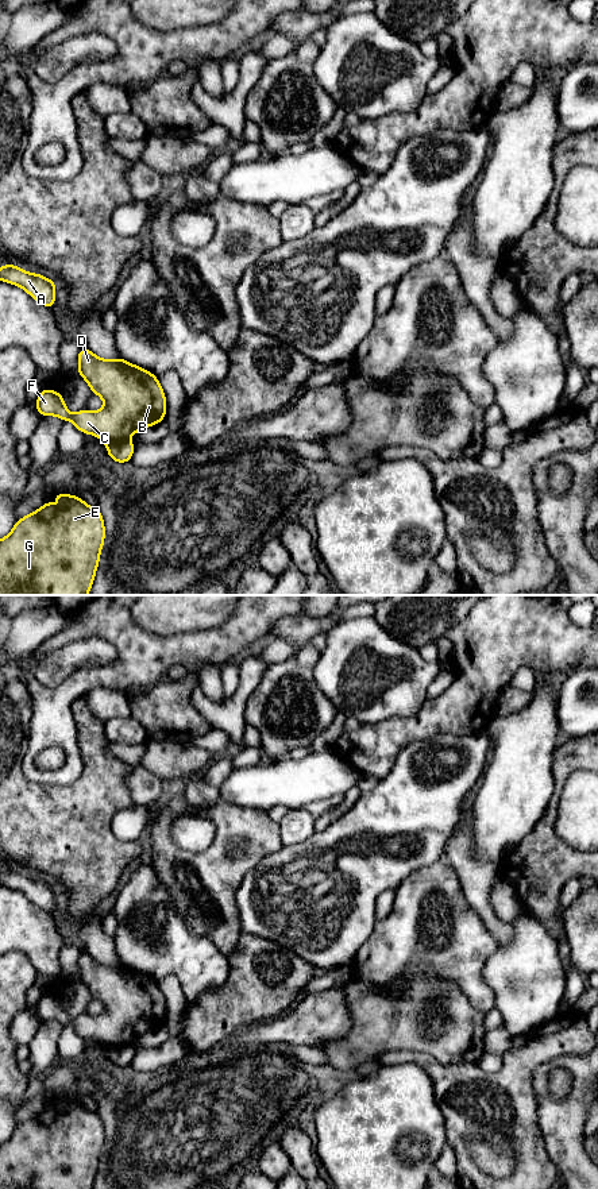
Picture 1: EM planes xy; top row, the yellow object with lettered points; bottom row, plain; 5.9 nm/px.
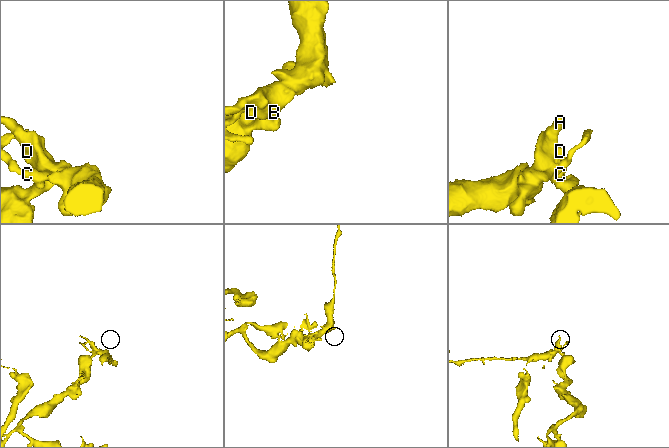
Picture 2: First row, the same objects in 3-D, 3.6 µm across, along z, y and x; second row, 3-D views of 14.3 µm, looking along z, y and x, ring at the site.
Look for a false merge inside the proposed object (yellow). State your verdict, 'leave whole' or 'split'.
split

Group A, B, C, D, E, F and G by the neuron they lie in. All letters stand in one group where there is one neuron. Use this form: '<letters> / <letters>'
A B C D F / E G

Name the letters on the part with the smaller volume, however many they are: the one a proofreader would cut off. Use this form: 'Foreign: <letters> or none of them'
Foreign: A, B, C, D, F

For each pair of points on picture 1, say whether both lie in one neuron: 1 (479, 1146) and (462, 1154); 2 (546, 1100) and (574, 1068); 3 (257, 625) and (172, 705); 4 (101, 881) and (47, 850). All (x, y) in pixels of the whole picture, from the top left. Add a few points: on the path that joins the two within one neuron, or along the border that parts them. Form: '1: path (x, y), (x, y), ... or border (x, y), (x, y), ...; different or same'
1: border (471, 1128), (465, 1145), (474, 1162), (487, 1174); different
2: path (559, 1103), (564, 1103), (577, 1091), (577, 1081); same
3: border (188, 671), (195, 672); different
4: path (88, 868), (70, 850), (61, 850); same

